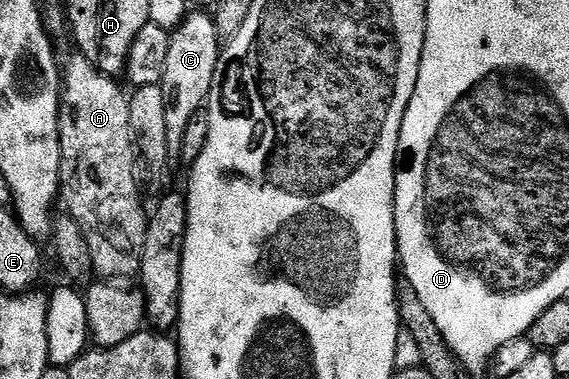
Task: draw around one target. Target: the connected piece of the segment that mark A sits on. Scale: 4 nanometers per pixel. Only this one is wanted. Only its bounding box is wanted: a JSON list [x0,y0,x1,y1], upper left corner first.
[58,53,148,280]

